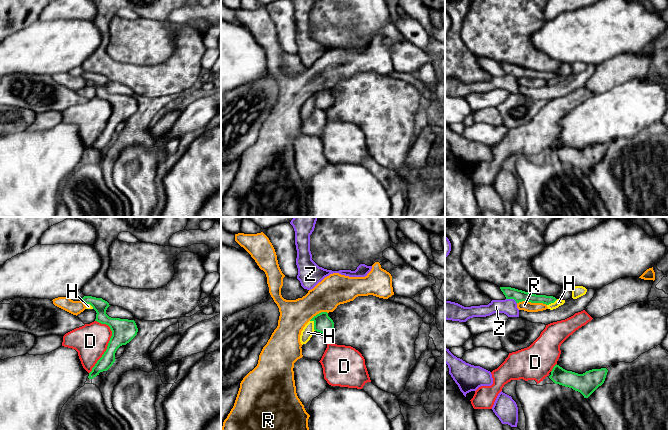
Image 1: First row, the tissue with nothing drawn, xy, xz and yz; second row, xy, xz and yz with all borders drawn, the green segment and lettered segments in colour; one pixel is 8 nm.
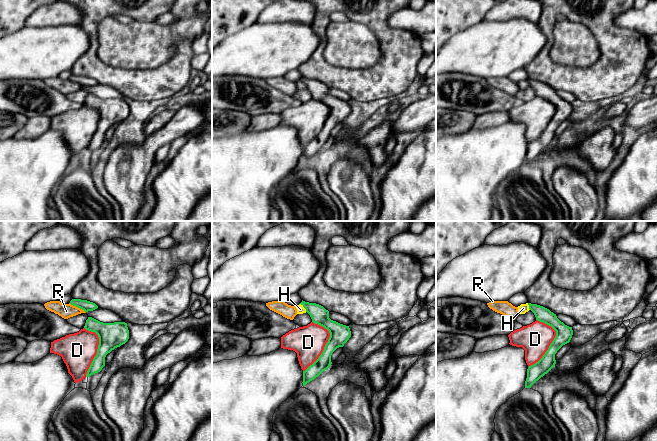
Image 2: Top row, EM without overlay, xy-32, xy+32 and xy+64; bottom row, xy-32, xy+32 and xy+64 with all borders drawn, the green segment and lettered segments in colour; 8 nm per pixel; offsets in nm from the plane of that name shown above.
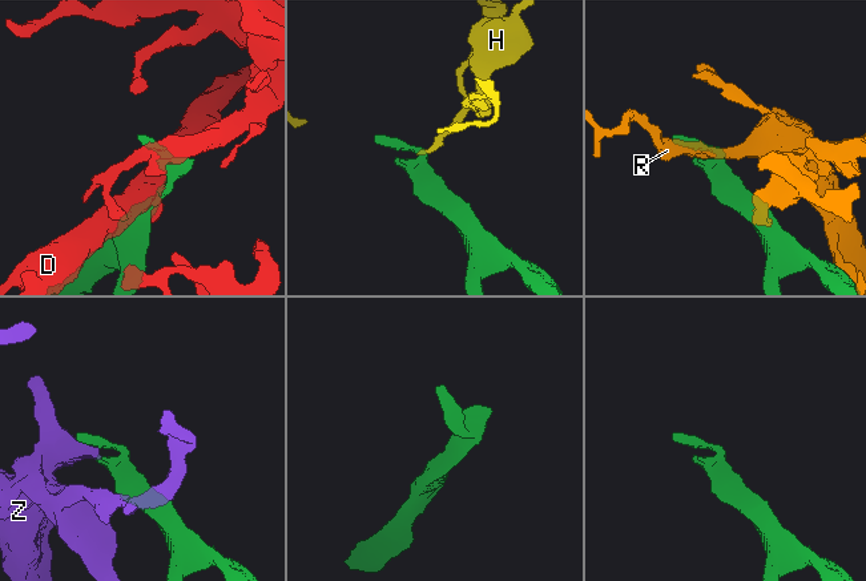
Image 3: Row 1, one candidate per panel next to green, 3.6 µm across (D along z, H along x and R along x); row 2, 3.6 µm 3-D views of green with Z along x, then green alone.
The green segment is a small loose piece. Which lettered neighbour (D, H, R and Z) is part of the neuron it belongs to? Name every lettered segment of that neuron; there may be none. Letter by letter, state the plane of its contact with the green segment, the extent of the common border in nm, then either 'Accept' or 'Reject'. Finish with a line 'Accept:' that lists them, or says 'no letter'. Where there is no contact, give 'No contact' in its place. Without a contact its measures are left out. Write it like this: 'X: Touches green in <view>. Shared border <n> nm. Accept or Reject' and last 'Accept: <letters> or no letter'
D: Touches green in xy. Shared border 440 nm. Reject
H: Touches green in xz. Shared border 100 nm. Reject
R: Touches green in yz. Shared border 240 nm. Reject
Z: Touches green in yz. Shared border 100 nm. Accept
Accept: Z

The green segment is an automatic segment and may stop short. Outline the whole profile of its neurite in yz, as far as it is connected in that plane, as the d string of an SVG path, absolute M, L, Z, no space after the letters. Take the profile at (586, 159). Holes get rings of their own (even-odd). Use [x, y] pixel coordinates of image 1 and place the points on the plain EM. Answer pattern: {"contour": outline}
{"contour": "M555 141L549 154L555 159L565 163L572 164L580 168L584 174L588 174L606 154L608 146L606 144L592 145L583 150L567 147Z"}

